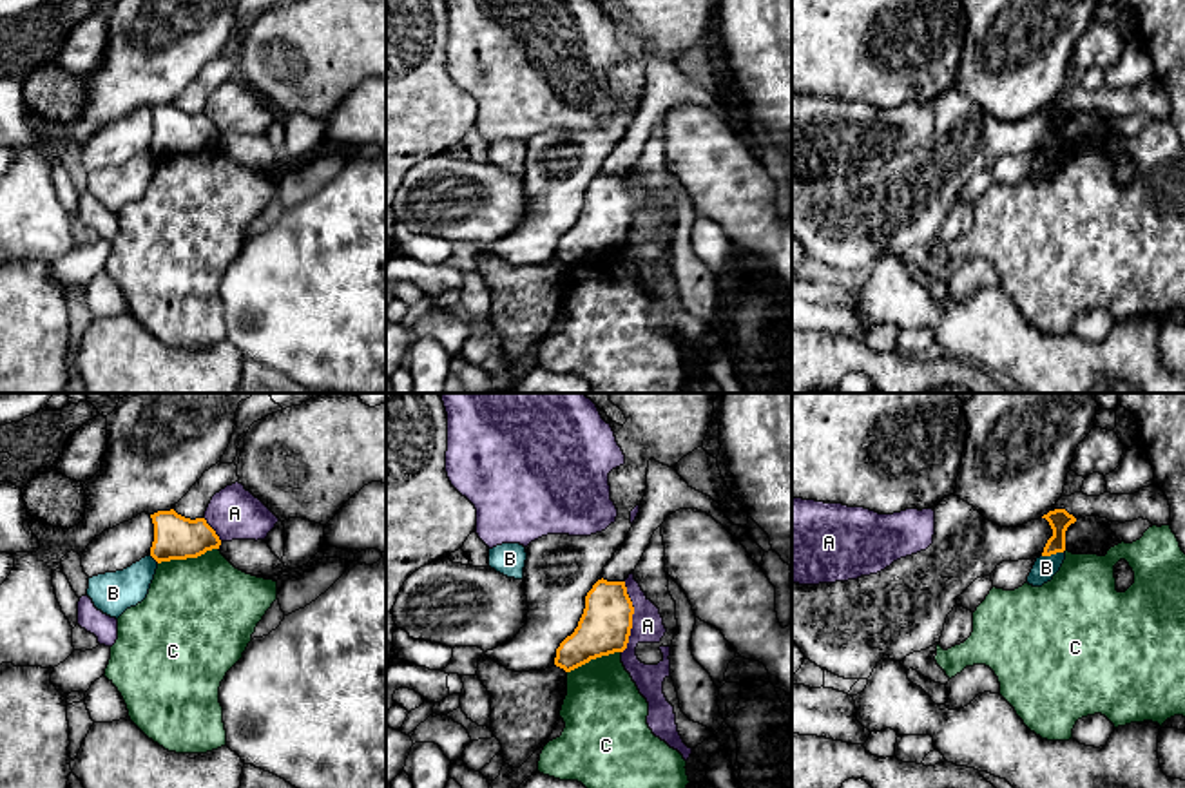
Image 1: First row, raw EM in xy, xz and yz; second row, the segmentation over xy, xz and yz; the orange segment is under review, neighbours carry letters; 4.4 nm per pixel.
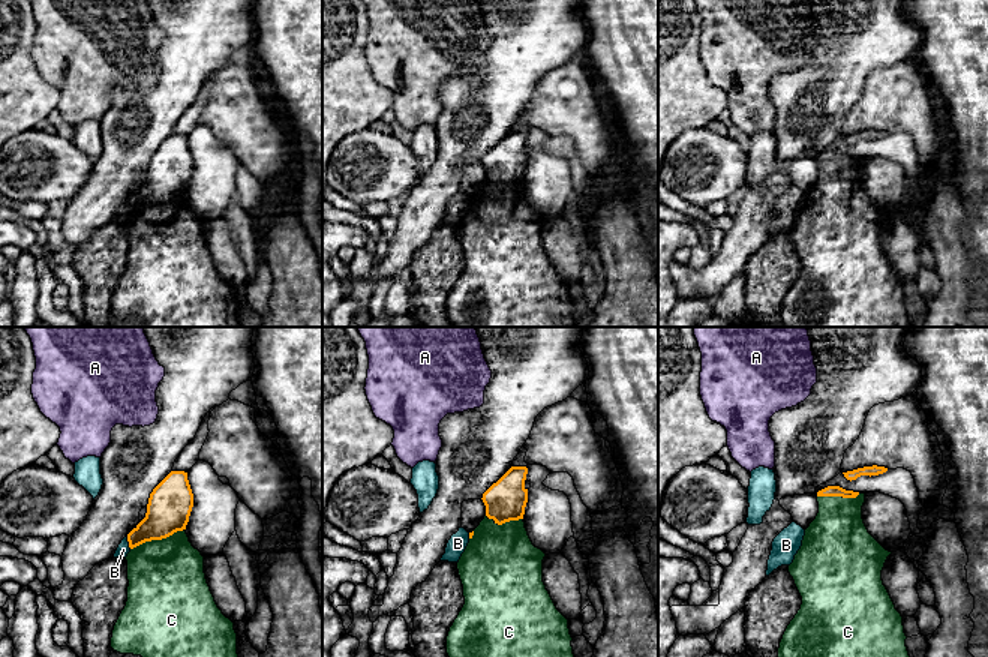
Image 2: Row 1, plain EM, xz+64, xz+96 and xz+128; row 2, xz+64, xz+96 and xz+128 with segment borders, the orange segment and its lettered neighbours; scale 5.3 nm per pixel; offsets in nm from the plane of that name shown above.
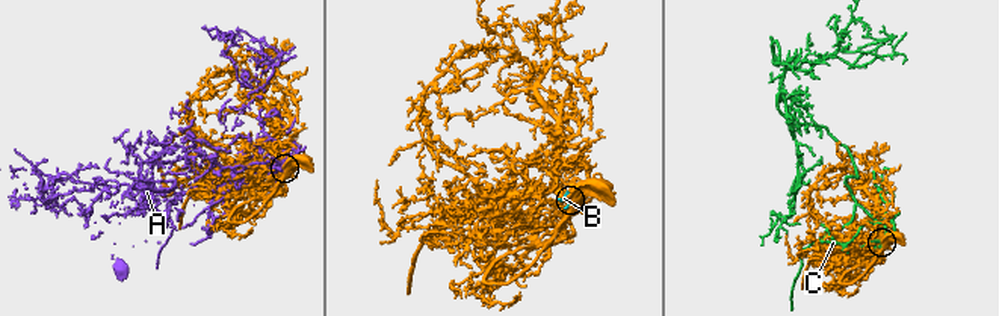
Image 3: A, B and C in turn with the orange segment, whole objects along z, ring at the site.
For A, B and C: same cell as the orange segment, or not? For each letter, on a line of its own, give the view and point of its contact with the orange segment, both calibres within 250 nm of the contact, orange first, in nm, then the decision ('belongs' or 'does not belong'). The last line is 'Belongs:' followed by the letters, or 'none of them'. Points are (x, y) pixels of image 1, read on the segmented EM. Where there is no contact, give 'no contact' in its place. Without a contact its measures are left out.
A: contact xz (631, 618); calibres 220 and 140 nm; does not belong
B: contact yz (1053, 553); calibres 90 and 100 nm; does not belong
C: contact xy (187, 557); calibres 190 and 480 nm; does not belong
Belongs: none of them

